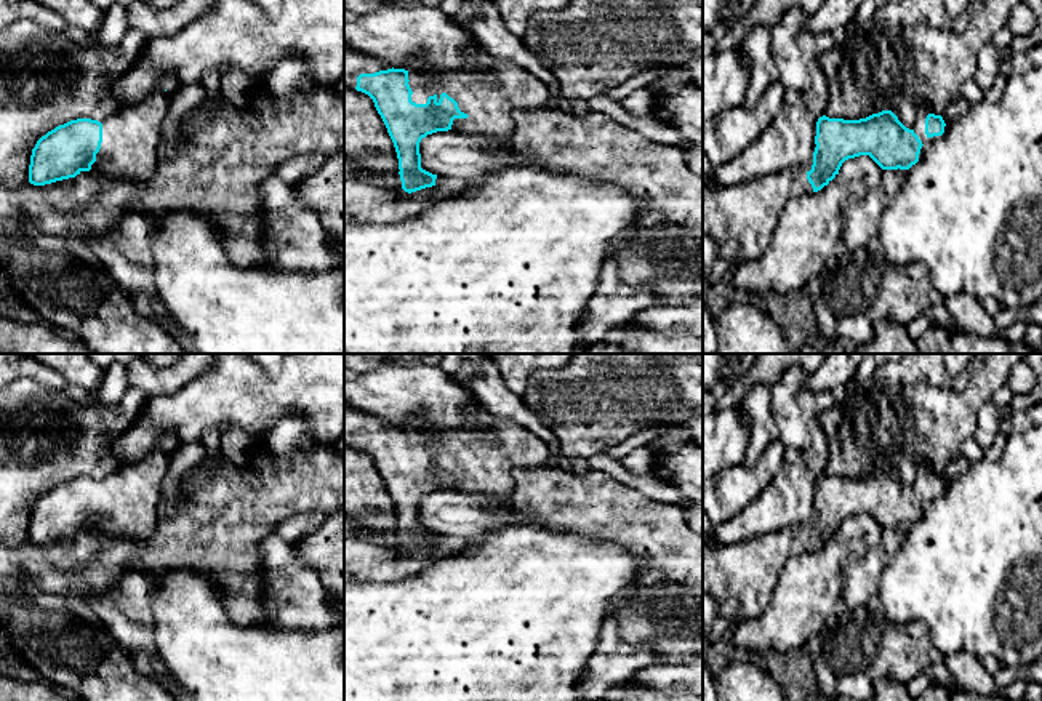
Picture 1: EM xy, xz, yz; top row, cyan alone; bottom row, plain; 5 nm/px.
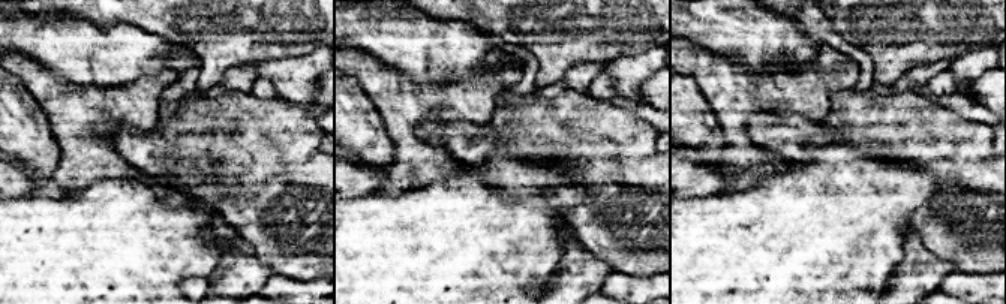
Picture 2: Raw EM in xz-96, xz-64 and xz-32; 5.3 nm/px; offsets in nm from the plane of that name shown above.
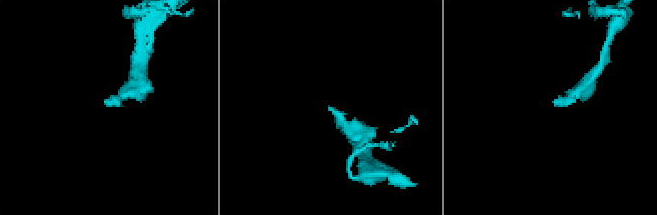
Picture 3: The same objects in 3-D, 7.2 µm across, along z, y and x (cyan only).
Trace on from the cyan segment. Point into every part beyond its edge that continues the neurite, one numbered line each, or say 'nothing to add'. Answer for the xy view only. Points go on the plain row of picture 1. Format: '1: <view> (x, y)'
1: xy (130, 496)

